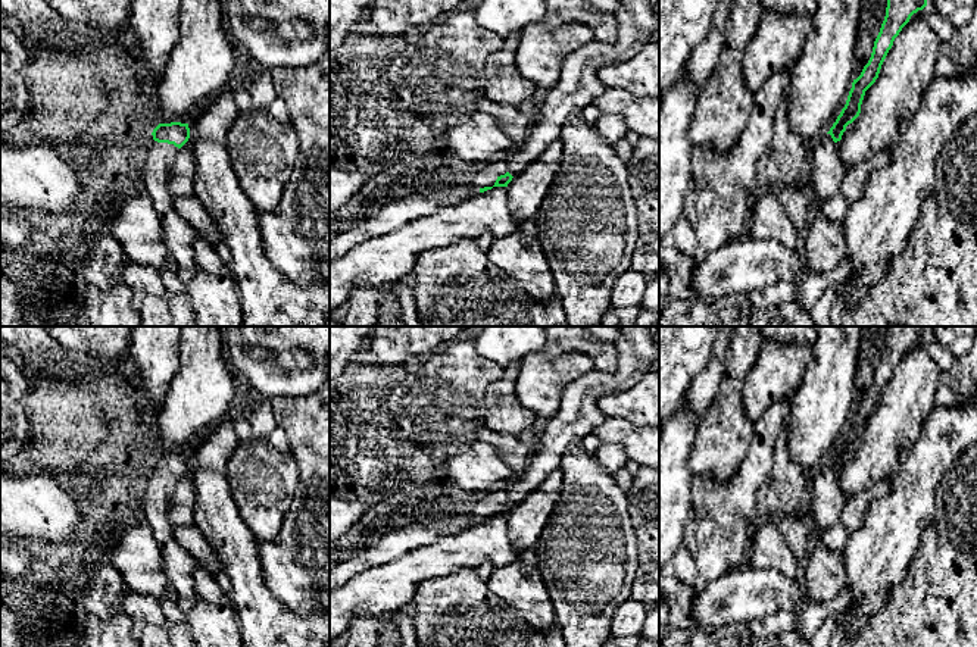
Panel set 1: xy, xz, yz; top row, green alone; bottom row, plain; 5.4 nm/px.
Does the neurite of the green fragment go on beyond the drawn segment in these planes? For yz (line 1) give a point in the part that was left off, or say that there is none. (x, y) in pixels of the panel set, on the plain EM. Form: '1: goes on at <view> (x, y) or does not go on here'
1: does not go on here

